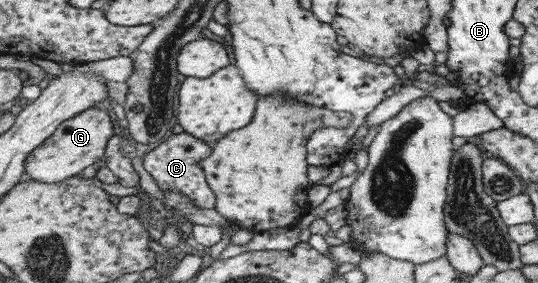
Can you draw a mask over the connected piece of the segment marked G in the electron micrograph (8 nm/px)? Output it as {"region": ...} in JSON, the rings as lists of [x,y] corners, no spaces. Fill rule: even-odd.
{"region":[[[94,106],[84,109],[62,121],[41,145],[29,153],[24,163],[25,178],[50,184],[75,176],[103,157],[108,139],[112,135],[113,126],[105,110]]]}

